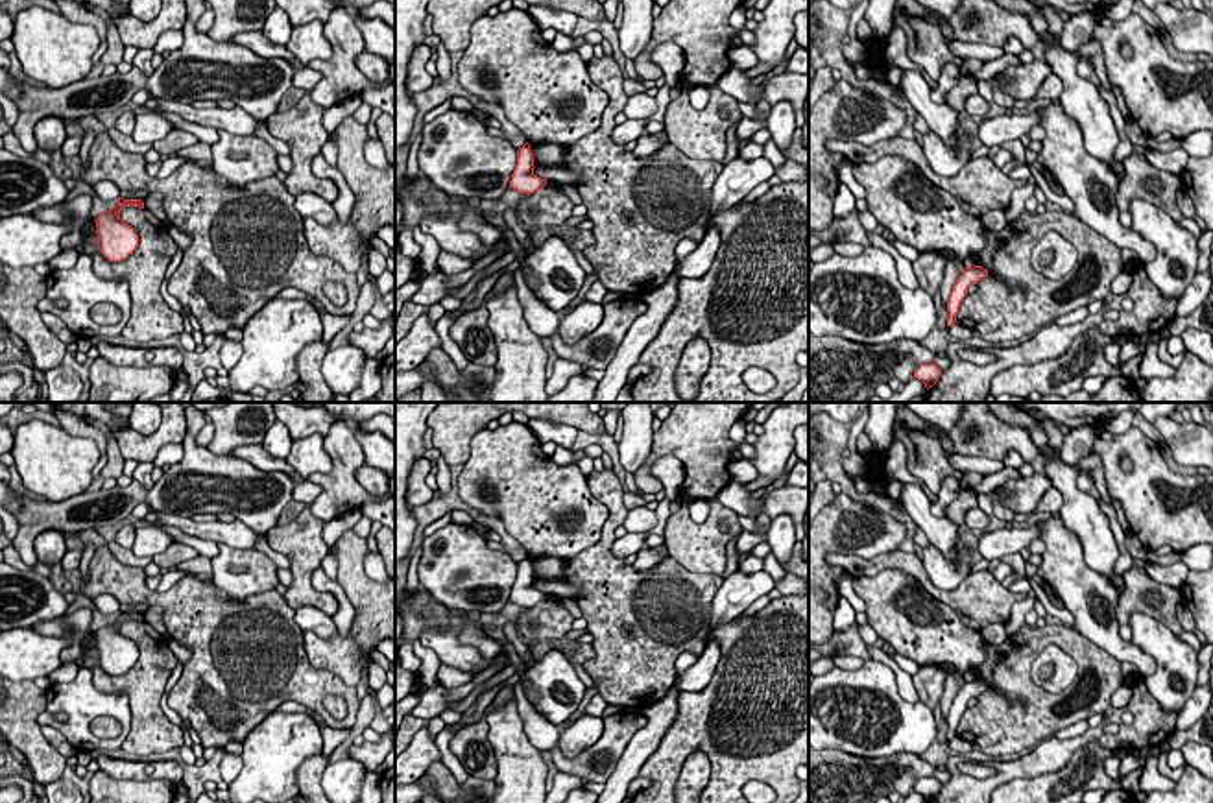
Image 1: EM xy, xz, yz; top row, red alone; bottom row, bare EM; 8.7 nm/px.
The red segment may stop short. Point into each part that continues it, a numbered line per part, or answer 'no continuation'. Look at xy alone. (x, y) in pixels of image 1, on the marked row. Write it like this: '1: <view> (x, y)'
no continuation

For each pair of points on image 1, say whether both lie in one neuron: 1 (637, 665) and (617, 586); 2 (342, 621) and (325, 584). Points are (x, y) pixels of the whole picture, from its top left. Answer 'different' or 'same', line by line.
1: same
2: same

